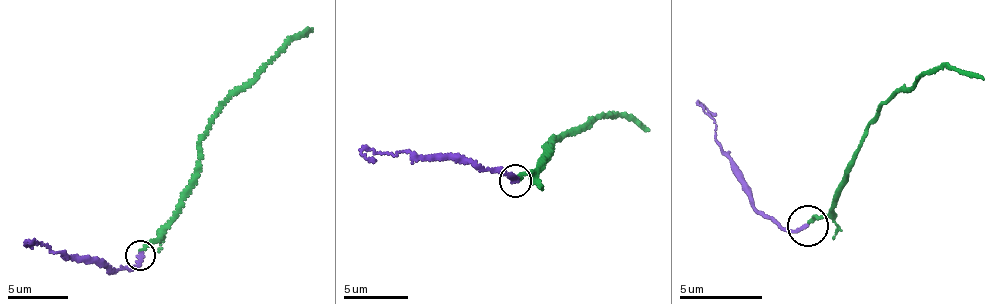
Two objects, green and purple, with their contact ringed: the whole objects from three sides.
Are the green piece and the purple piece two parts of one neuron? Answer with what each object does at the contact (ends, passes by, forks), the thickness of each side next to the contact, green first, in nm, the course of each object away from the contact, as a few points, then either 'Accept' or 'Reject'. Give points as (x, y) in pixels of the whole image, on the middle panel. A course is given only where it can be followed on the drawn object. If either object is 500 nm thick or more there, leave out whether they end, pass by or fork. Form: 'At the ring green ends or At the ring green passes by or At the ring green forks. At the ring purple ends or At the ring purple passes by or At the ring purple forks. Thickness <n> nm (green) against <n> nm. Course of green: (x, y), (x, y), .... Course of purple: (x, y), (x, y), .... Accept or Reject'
At the ring green ends. At the ring purple ends. Thickness 180 nm (green) against 200 nm. Course of green: (513, 180), (540, 167), (545, 145), (553, 138), (615, 115), (632, 116), (649, 130). Course of purple: (515, 182), (505, 174), (480, 171), (468, 161), (415, 159), (402, 151), (377, 153), (369, 158), (361, 154). Accept

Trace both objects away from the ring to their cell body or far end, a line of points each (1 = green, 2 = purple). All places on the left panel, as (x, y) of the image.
1: (140, 253), (174, 215), (190, 182), (200, 139), (213, 119), (289, 44), (312, 31)
2: (140, 255), (133, 267), (112, 270), (93, 260), (65, 256), (38, 243), (29, 246), (24, 242)

